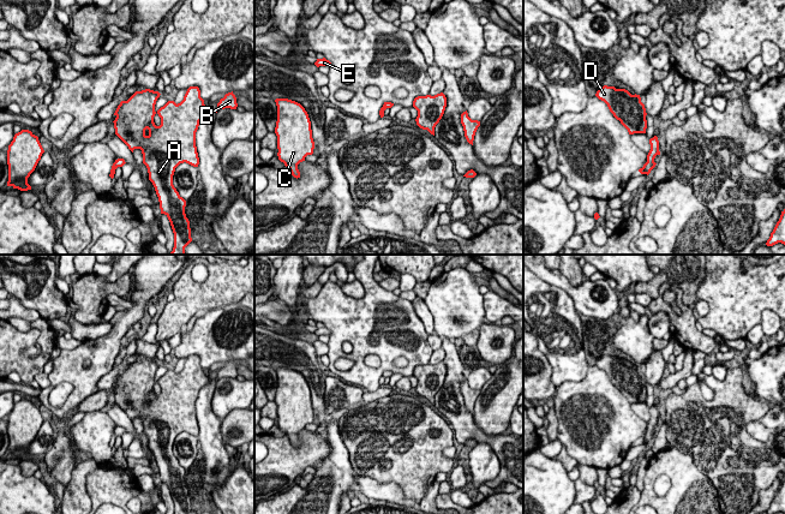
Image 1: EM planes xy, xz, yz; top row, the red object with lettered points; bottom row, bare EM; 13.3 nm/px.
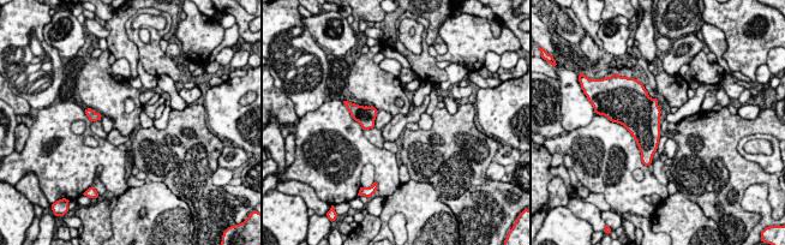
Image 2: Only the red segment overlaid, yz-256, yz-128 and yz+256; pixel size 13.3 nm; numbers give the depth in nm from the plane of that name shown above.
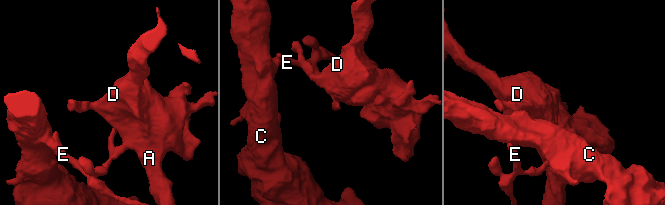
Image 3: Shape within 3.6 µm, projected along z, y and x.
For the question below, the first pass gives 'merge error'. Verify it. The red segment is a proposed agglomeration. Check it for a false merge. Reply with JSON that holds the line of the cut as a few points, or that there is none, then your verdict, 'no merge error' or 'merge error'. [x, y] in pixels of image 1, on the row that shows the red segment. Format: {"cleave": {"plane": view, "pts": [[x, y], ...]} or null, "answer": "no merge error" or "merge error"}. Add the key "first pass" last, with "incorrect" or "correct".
{"cleave": {"plane": "yz", "pts": [[647, 162], [642, 173]]}, "answer": "merge error", "first pass": "correct"}

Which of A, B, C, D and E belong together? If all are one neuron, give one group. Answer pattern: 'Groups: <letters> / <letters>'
Groups: A B D / C E

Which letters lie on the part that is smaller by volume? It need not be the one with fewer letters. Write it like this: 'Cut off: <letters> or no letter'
Cut off: A, B, D

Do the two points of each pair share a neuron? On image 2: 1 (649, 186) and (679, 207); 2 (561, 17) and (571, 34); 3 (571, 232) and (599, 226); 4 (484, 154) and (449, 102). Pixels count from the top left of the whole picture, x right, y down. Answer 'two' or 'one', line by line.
1: two
2: one
3: two
4: two

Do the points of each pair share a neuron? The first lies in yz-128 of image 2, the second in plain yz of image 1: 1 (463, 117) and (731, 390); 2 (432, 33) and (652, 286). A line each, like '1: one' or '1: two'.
1: one
2: one

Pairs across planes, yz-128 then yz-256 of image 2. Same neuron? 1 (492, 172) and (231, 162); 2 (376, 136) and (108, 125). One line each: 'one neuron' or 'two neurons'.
1: two neurons
2: two neurons

